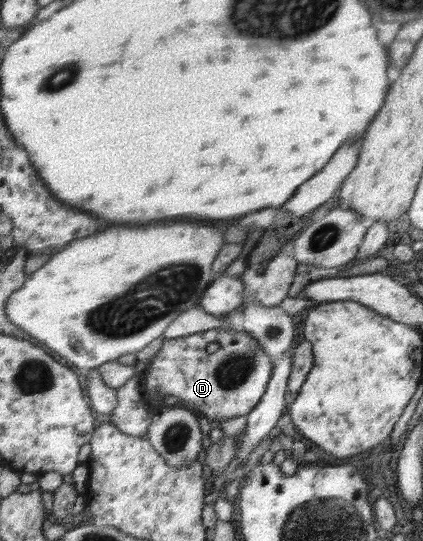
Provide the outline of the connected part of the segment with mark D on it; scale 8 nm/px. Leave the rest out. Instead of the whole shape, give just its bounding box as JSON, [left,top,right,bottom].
[140,329,271,423]

